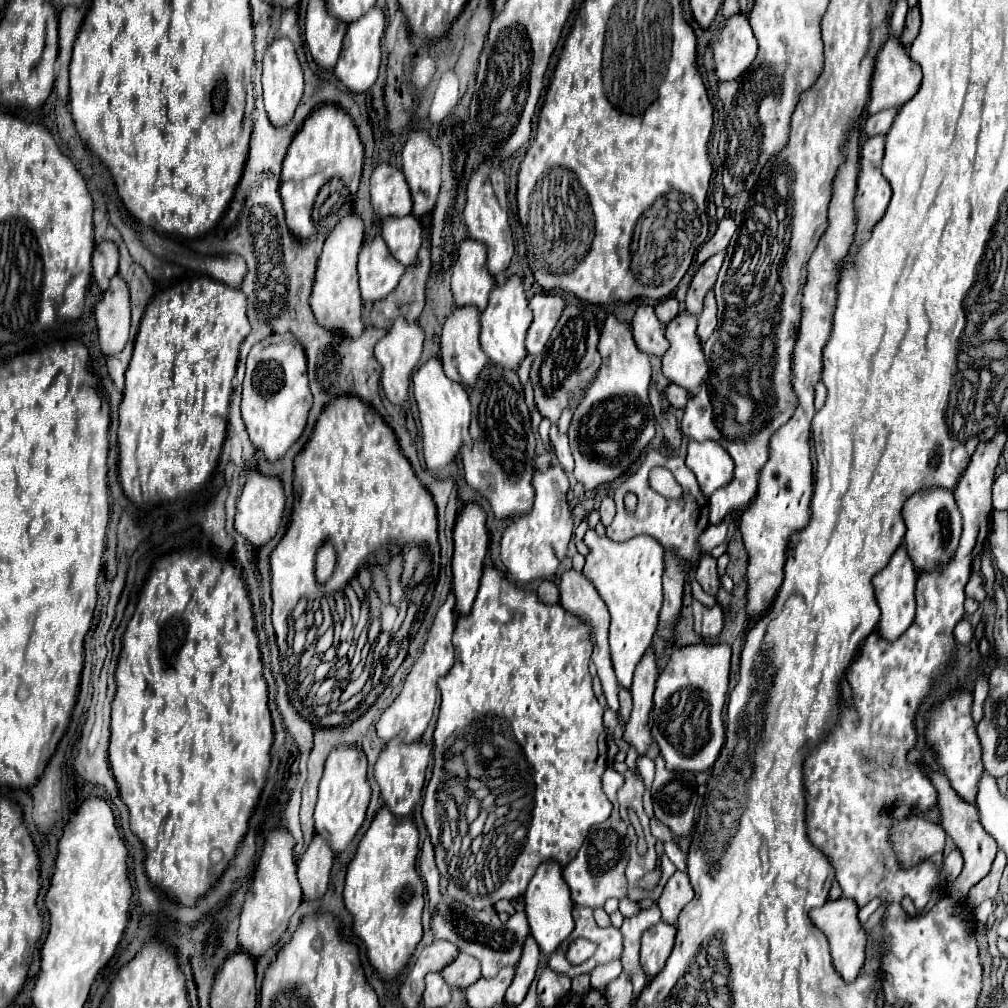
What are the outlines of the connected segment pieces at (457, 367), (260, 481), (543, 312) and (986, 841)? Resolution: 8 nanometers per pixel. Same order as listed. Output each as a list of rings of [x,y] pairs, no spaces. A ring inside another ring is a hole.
[[[475,306],[455,308],[445,320],[441,334],[441,362],[447,378],[463,384],[465,388],[471,388],[471,384],[479,380],[479,372],[483,372],[483,368],[489,364],[487,354],[479,344],[479,310]]]
[[[253,470],[253,474],[247,476],[247,482],[243,486],[243,492],[237,500],[237,514],[235,514],[235,530],[247,538],[255,548],[267,544],[279,530],[279,522],[285,508],[285,494],[283,484],[277,478],[265,476],[259,470]]]
[[[535,294],[529,300],[529,308],[533,312],[533,324],[527,332],[525,346],[531,356],[537,356],[539,352],[543,352],[565,304],[555,294]]]
[[[919,762],[919,766],[929,774],[933,786],[937,788],[937,808],[939,808],[939,814],[941,814],[941,824],[943,824],[943,830],[953,838],[953,842],[957,844],[957,848],[961,850],[963,854],[963,860],[965,860],[965,866],[963,866],[963,872],[951,882],[949,886],[949,894],[955,898],[955,884],[977,884],[979,880],[983,880],[989,870],[991,870],[991,864],[995,860],[995,854],[997,854],[997,844],[995,840],[991,840],[991,836],[987,834],[987,830],[979,824],[979,810],[965,802],[963,798],[957,796],[957,792],[951,788],[951,782],[945,774],[933,770],[931,766],[927,766],[925,762]]]

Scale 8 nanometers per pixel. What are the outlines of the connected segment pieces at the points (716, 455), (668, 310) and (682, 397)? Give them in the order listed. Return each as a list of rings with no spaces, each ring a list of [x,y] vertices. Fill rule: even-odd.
[[[711,440],[689,442],[687,466],[695,472],[697,482],[707,498],[717,488],[729,484],[733,476],[733,460],[729,452],[721,444],[711,442]]]
[[[673,296],[667,298],[667,300],[663,300],[663,302],[659,302],[655,306],[655,314],[657,314],[657,318],[659,318],[661,324],[667,324],[671,318],[677,316],[677,312],[679,312],[679,302]]]
[[[669,384],[665,390],[663,390],[663,396],[675,406],[675,408],[685,408],[687,400],[689,400],[689,394],[685,388],[681,386],[675,386],[675,384]]]

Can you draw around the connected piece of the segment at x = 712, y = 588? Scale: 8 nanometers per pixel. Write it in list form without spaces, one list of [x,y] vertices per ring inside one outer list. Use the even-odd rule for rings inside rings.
[[[703,554],[699,560],[695,576],[707,594],[711,594],[711,596],[717,594],[717,590],[721,586],[719,576],[717,576],[717,558],[713,558],[711,554]]]

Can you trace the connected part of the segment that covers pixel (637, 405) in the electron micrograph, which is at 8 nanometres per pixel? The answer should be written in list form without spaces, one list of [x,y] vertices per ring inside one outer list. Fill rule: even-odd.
[[[609,316],[599,336],[599,352],[603,356],[601,370],[585,390],[569,426],[569,442],[575,458],[573,474],[585,490],[595,490],[601,484],[621,478],[637,464],[655,436],[655,418],[649,402],[651,364],[649,356],[637,348],[631,328]],[[601,458],[611,464],[601,464]]]

